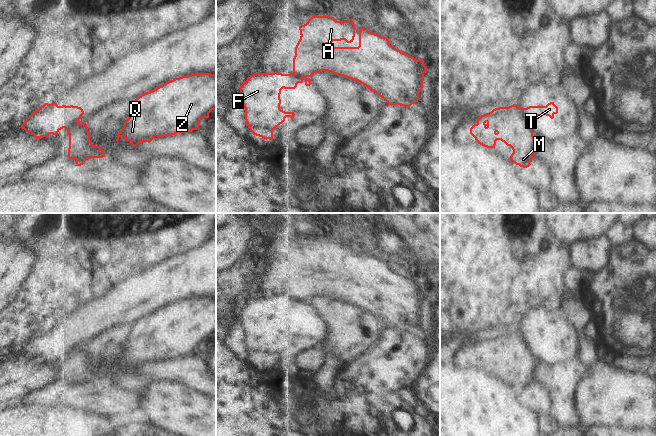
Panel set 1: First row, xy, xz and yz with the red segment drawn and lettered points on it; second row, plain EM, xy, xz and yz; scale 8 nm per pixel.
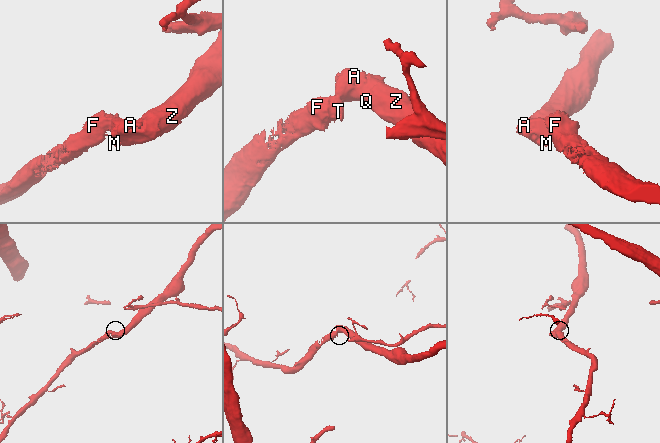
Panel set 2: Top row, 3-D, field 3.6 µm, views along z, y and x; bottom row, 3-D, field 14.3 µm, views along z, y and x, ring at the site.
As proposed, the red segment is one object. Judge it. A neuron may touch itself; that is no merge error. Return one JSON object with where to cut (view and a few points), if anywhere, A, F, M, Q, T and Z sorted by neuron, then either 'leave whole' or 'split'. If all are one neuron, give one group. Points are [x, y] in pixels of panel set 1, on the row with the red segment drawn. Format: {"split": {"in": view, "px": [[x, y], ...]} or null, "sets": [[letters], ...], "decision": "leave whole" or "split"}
{"split": {"in": "yz", "px": [[519, 108], [531, 126]]}, "sets": [["A", "M", "Q", "Z"], ["F", "T"]], "decision": "split"}

